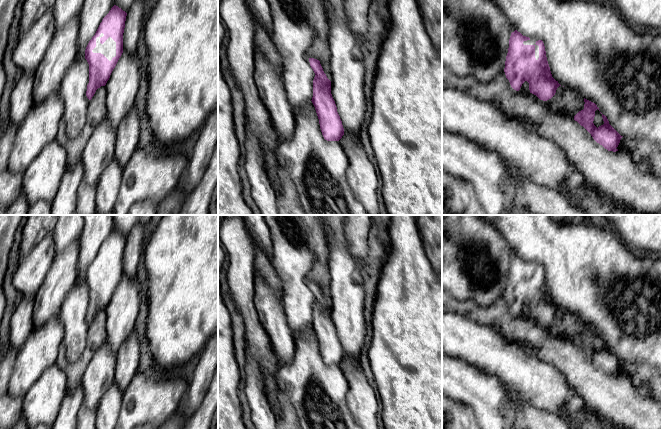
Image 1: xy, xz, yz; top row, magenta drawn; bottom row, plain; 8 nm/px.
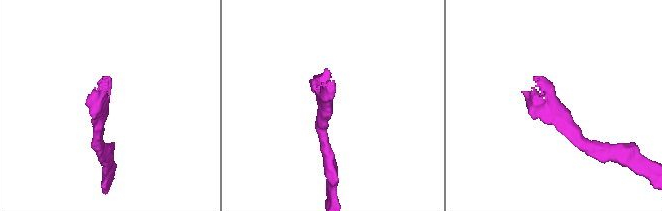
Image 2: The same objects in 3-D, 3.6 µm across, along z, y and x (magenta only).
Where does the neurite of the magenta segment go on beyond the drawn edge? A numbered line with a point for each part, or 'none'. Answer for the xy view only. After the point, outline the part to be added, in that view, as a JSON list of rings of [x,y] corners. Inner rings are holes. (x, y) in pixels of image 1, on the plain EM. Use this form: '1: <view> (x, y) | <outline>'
1: xy (108, 272) | [[[101,257],[99,261],[96,262],[96,271],[92,274],[93,277],[103,278],[109,285],[116,280],[116,266],[109,261],[103,268],[100,267],[100,262],[104,258]]]

